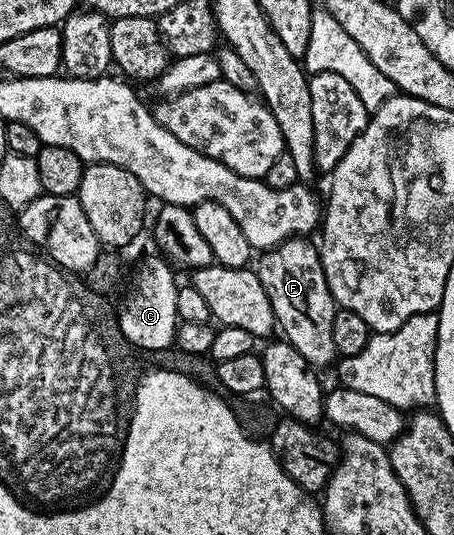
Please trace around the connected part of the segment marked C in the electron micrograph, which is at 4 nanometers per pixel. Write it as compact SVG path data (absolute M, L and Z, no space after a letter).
M156 259L145 260L138 266L137 277L133 280L133 289L126 294L125 305L119 308L121 329L126 340L134 349L142 348L145 352L172 349L177 338L179 323L175 306L179 284L178 281L173 281L174 269L164 259Z

